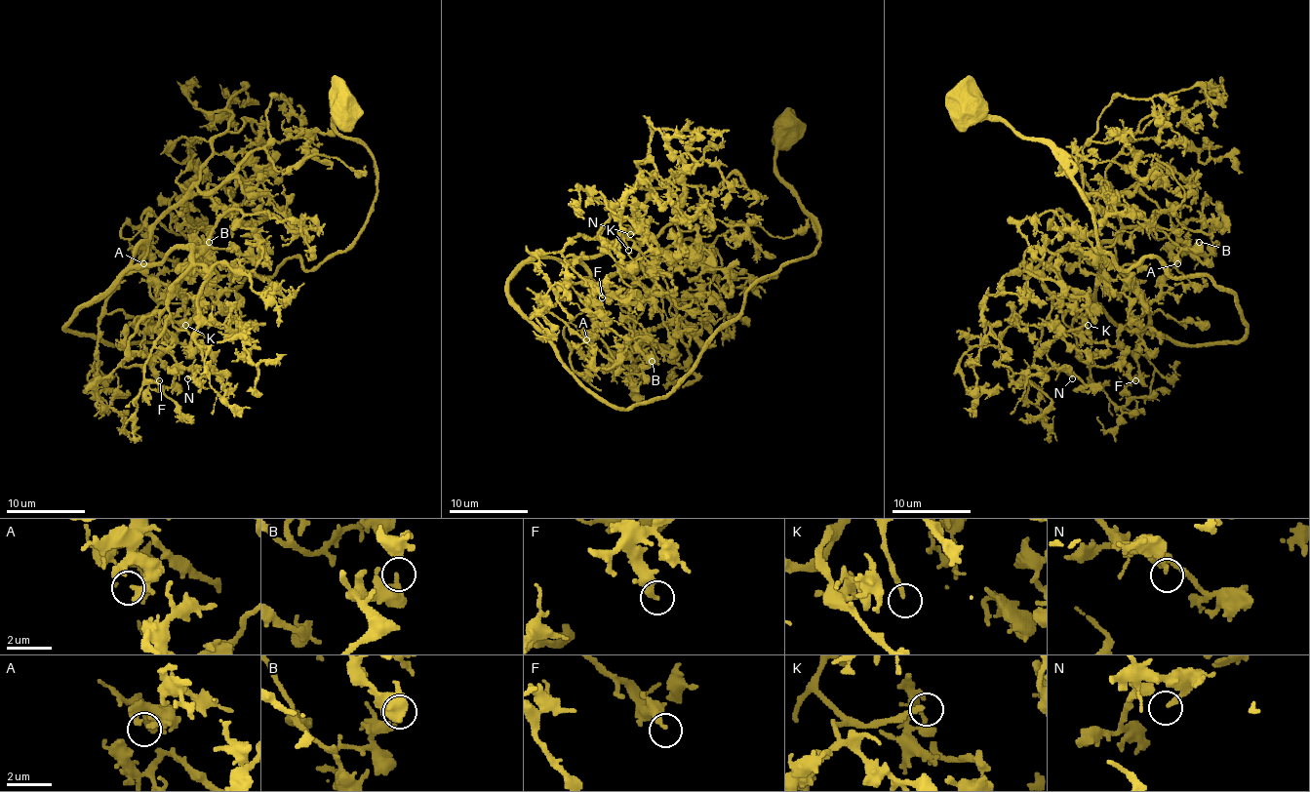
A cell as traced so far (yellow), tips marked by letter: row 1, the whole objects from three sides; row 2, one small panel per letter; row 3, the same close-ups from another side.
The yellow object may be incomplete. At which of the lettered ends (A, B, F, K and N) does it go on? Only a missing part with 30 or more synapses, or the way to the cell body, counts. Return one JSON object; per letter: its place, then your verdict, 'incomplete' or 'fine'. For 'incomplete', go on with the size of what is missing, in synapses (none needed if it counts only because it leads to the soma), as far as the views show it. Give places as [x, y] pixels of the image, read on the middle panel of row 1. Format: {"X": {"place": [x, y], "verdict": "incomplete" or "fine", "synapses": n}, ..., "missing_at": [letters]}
{"A": {"place": [586, 339], "verdict": "fine"}, "B": {"place": [652, 361], "verdict": "fine"}, "F": {"place": [602, 297], "verdict": "fine"}, "K": {"place": [628, 250], "verdict": "incomplete", "synapses": 50}, "N": {"place": [630, 234], "verdict": "fine"}, "missing_at": ["K"]}

